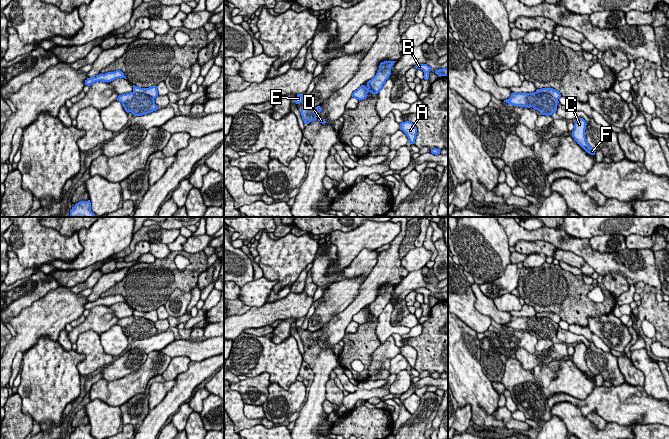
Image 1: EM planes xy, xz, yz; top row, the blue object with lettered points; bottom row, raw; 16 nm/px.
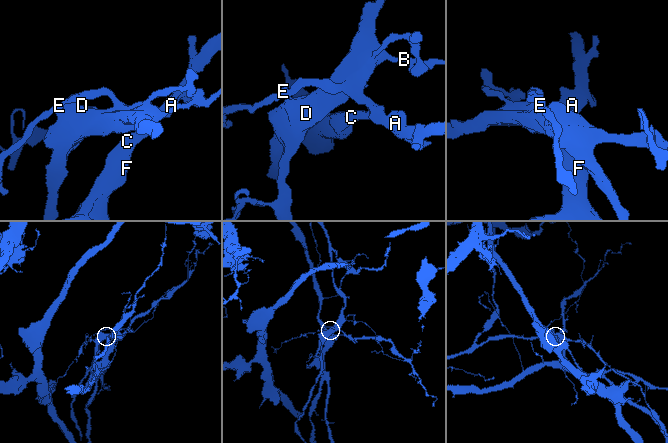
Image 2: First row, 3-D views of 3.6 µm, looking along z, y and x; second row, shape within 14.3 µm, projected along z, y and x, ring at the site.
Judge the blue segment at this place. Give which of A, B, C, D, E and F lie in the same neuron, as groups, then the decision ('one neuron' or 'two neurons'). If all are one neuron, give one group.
A C E F / B D; two neurons

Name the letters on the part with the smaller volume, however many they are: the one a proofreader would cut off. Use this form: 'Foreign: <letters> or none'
Foreign: B, D

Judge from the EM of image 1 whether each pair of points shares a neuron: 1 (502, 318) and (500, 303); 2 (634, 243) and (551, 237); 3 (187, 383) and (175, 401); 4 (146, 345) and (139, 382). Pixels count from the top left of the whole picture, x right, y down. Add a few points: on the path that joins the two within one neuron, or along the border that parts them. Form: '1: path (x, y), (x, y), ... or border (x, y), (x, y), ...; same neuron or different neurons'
1: border (492, 299), (498, 309), (508, 312); different neurons
2: border (627, 247), (650, 249); different neurons
3: path (184, 387), (176, 397); same neuron
4: border (160, 349), (153, 350), (148, 354); different neurons

